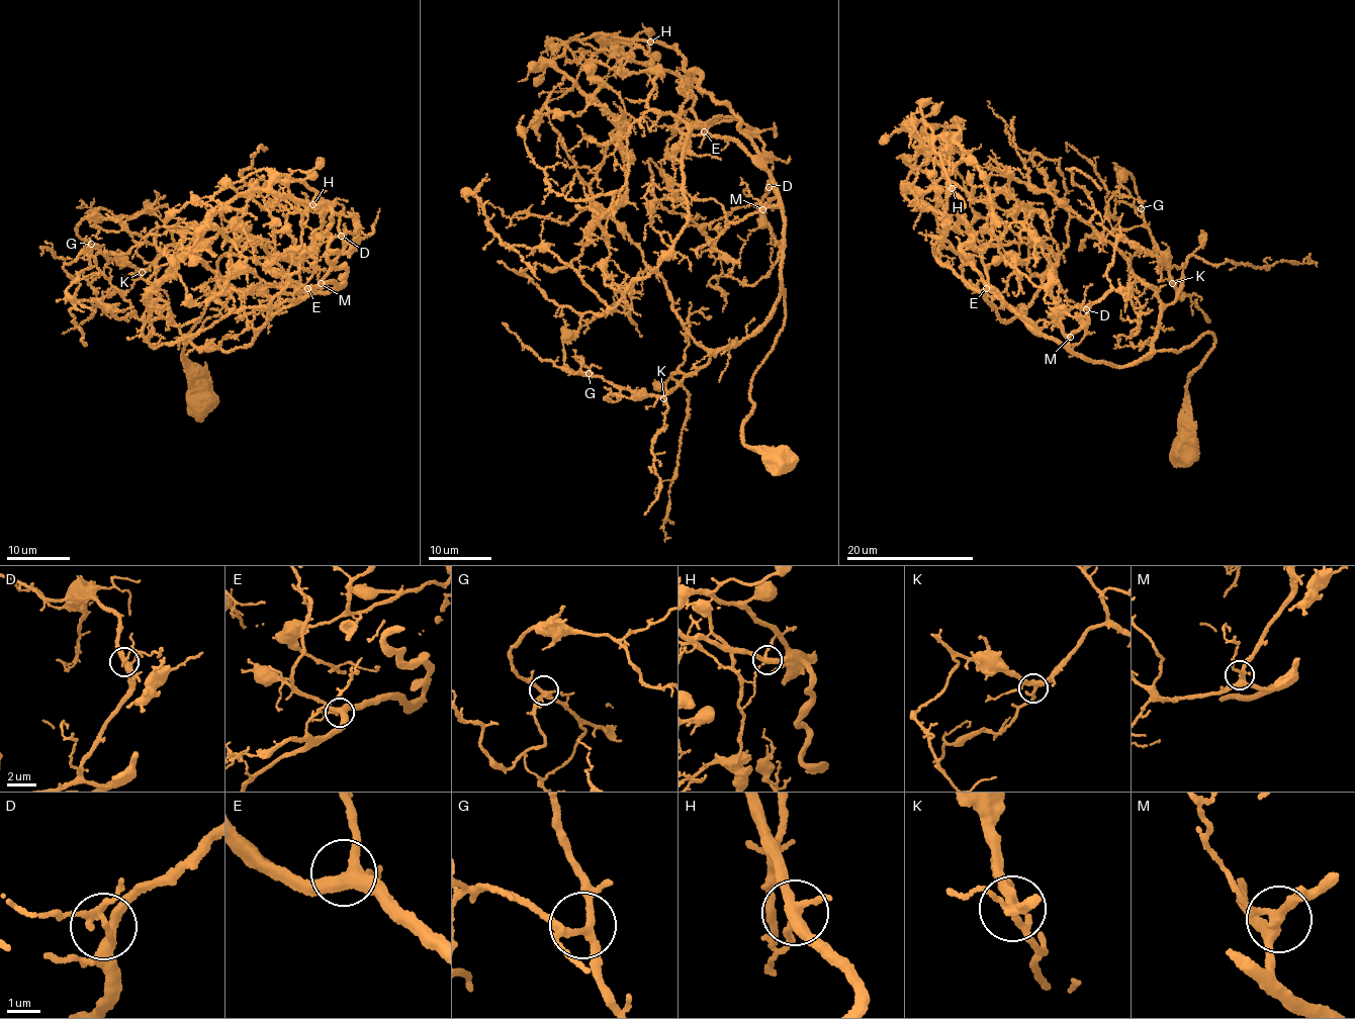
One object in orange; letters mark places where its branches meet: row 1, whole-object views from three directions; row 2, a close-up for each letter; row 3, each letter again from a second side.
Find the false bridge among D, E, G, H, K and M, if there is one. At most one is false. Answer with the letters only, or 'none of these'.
none of these

